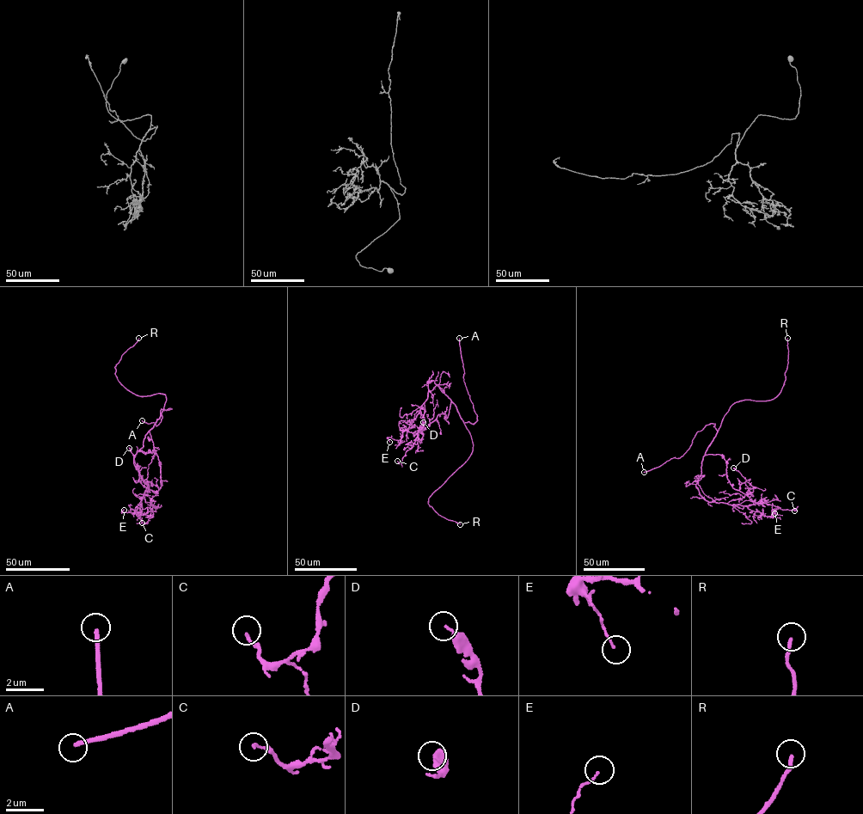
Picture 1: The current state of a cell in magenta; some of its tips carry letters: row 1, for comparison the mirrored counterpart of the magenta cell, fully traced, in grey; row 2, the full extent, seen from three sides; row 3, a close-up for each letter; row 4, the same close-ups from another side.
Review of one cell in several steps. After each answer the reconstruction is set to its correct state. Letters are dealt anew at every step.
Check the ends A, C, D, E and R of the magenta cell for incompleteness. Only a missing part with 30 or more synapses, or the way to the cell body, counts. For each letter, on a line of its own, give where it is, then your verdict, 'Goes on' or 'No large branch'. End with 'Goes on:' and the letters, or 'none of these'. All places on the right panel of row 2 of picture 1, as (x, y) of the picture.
A: Place: (644, 472). Goes on
C: Place: (794, 511). No large branch
D: Place: (733, 468). No large branch
E: Place: (774, 513). No large branch
R: Place: (787, 338). Goes on
Goes on: A, R

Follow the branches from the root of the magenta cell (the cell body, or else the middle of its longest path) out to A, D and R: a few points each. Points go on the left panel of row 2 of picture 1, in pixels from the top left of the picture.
A: (159, 419), (161, 409), (171, 408), (164, 409), (162, 420), (156, 426), (153, 422), (142, 420)
D: (159, 419), (149, 431), (160, 467), (161, 486), (156, 492), (143, 486), (129, 448)
R: (159, 419), (166, 394), (135, 394), (121, 384), (115, 374), (116, 364), (122, 355), (138, 338)

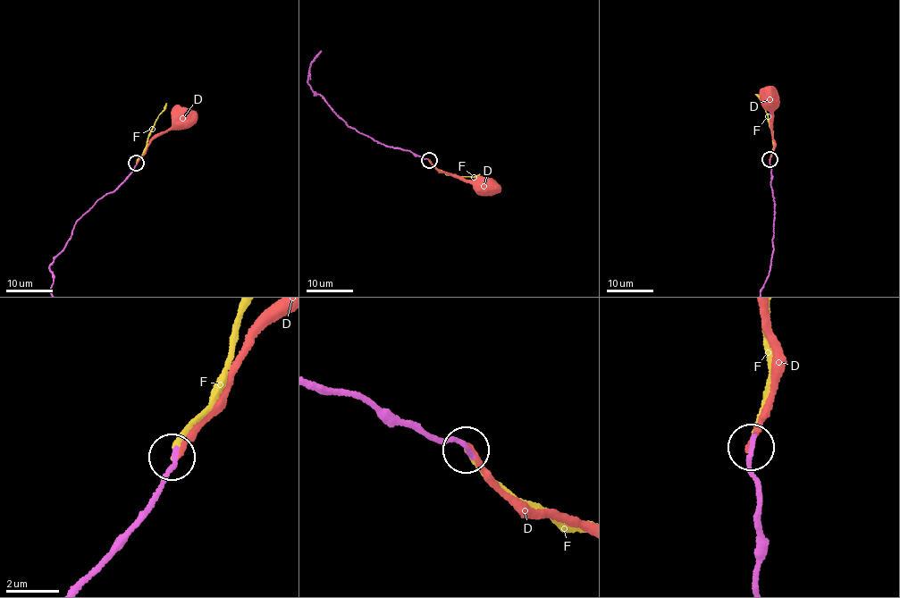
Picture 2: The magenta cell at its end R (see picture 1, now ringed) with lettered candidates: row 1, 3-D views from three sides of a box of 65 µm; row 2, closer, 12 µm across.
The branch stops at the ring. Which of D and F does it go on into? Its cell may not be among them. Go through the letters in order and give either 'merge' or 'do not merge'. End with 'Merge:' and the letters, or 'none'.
D: do not merge
F: merge
Merge: F

